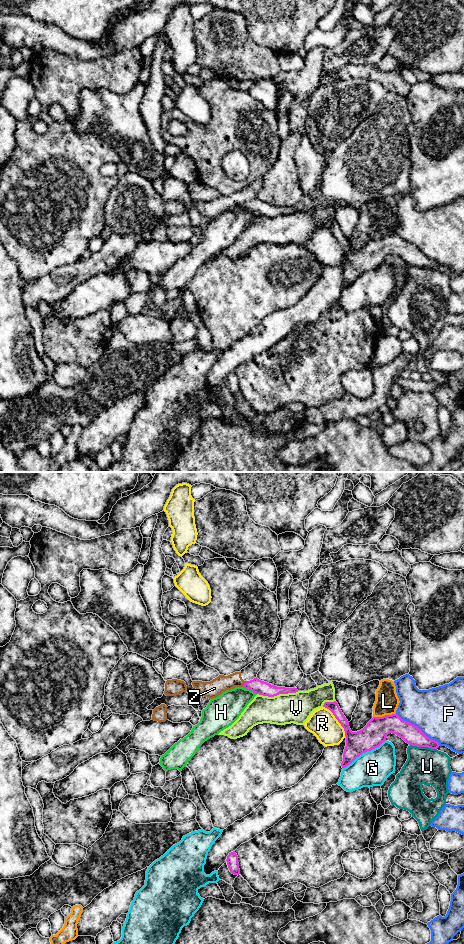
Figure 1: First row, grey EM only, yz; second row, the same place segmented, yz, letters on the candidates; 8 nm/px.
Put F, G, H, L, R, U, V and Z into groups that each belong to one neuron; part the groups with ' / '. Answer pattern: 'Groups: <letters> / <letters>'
Groups: F / G / H / L / R / U / V / Z

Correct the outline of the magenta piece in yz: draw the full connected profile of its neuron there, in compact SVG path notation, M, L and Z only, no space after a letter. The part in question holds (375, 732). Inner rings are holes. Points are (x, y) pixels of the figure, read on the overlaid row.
M336 701L325 702L323 707L333 713L345 731L346 746L341 763L342 768L347 767L363 753L379 747L390 733L396 734L412 746L431 749L437 749L440 746L437 741L427 737L417 726L404 721L397 714L373 717L363 729L352 732L348 720Z

